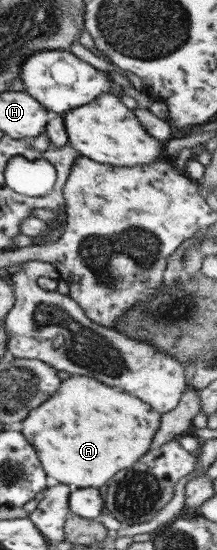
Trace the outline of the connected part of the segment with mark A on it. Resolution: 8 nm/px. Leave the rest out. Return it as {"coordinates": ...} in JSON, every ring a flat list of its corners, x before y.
{"coordinates":[[70,375,67,378,61,379,56,391,48,397,47,400,44,400,40,405,37,405,34,409,31,409,28,412,28,415,21,421,22,429,20,429,20,433,22,437,36,449,36,455,38,455,38,459,40,459,40,463,42,463,42,467,44,467,44,471,46,471,46,475,50,475,50,477,54,477,56,481,63,483,71,487,71,489,75,488,99,488,102,489,104,485,109,481,109,479,116,473,120,471,120,469,126,469,126,467,130,467,130,465,134,465,136,461,138,461,138,457,142,457,146,451,148,451,148,445,150,445,150,441,152,441,152,437,154,437,154,433,156,433,156,429,159,428,159,423,161,422,161,413,154,411,150,405,146,405,146,403,142,403,138,397,134,397,134,395,130,395,130,393,124,391,116,391,114,387,108,387,108,385,102,385,102,383,98,383,97,379,81,376,81,375]]}

